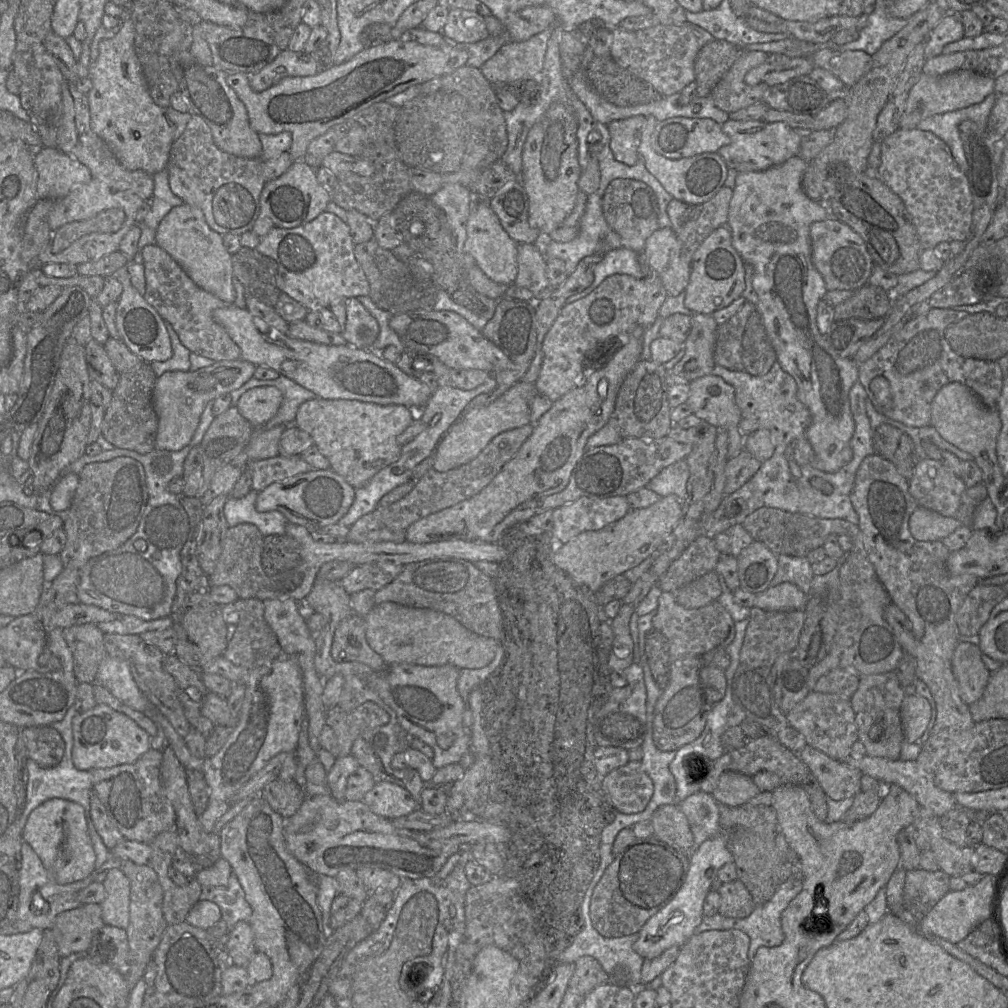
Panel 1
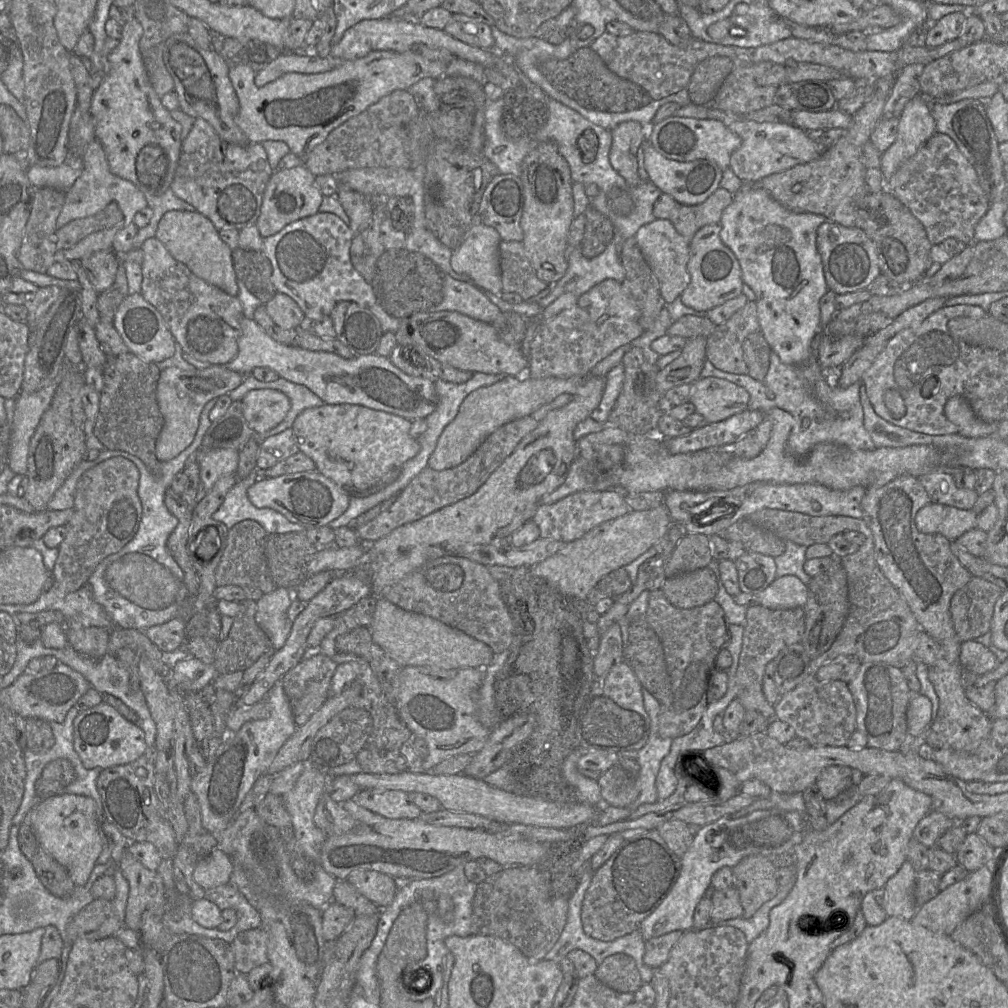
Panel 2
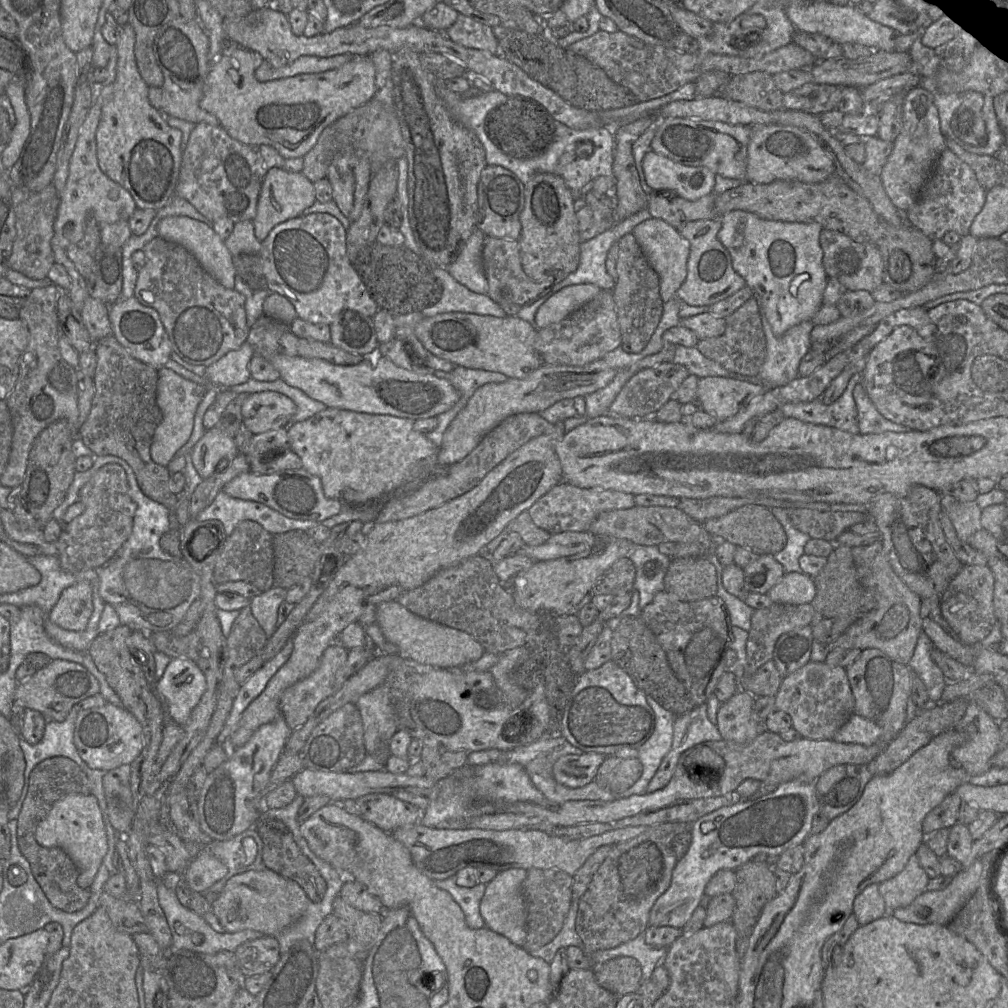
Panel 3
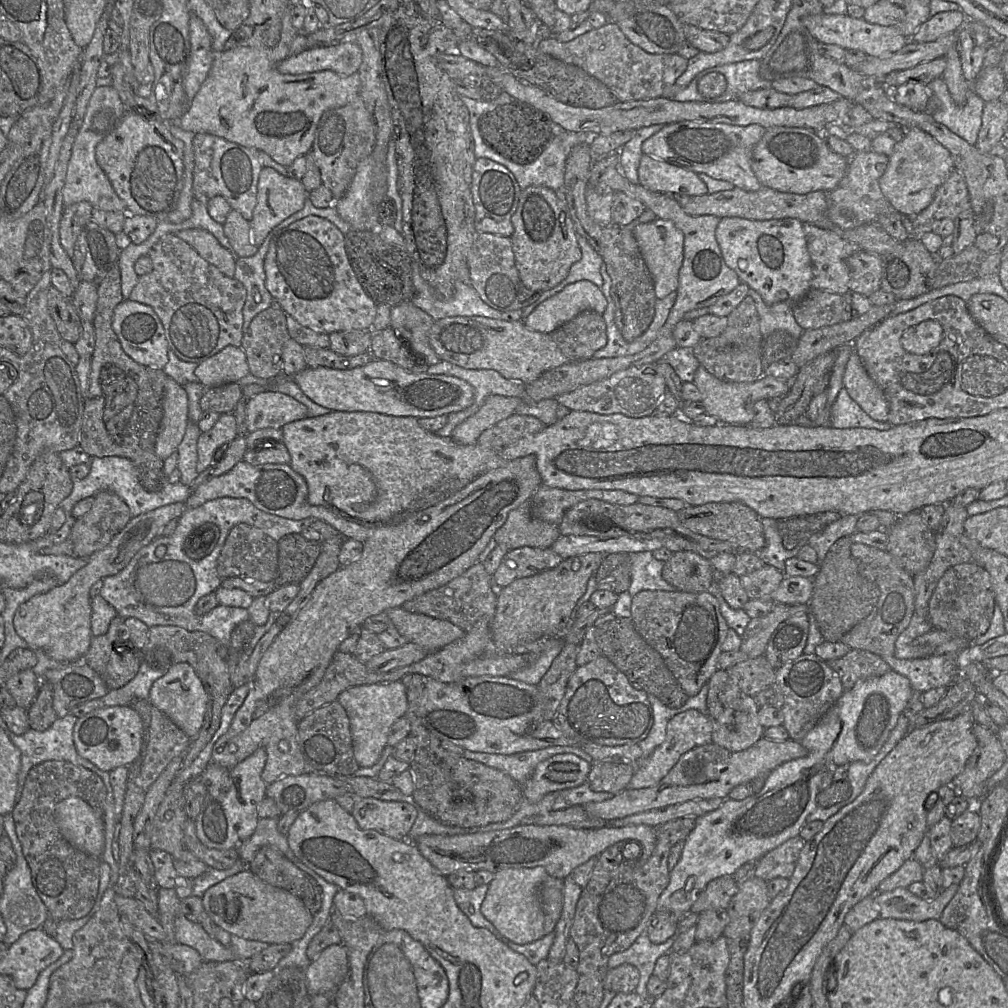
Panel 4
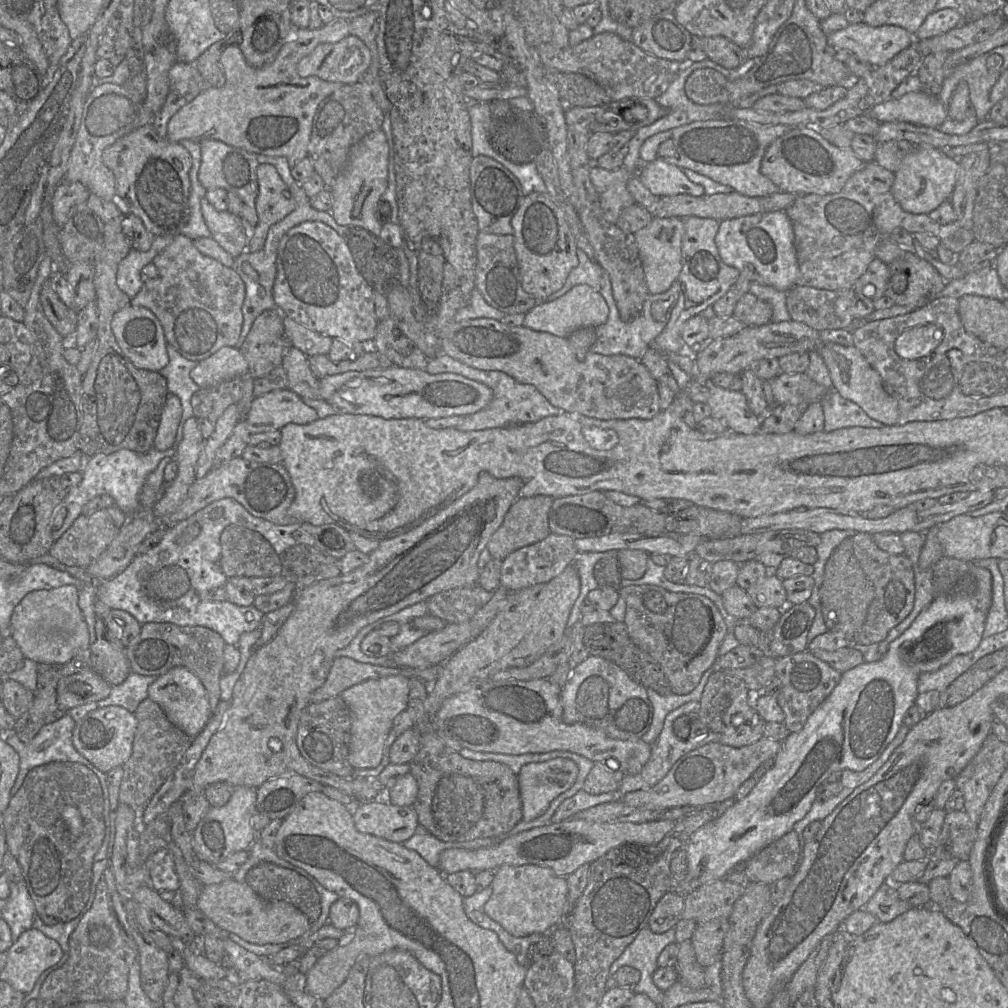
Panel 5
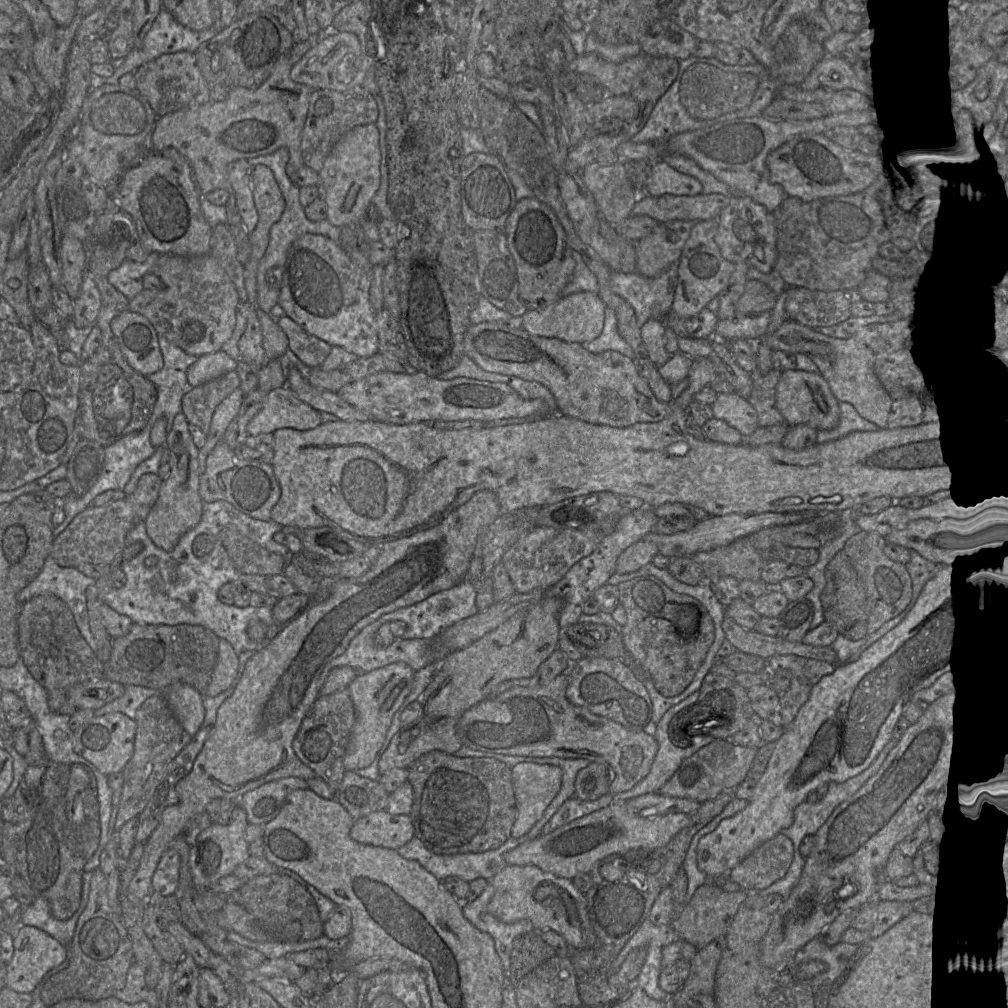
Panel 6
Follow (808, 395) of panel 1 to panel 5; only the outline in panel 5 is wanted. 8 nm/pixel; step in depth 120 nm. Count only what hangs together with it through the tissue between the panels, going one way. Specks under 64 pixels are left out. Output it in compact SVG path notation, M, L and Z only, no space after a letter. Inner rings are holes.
M784 211L755 214L720 221L719 230L715 237L715 244L721 260L726 265L736 268L750 282L771 286L783 292L788 292L796 286L799 267L794 247L794 232L792 224Z

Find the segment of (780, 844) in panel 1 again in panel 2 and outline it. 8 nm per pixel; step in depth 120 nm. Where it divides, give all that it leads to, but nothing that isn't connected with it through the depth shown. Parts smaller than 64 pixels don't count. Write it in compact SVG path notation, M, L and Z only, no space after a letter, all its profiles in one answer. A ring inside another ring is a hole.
M755 854L743 858L732 868L734 887L738 890L743 918L755 912L778 892L776 868L769 857Z

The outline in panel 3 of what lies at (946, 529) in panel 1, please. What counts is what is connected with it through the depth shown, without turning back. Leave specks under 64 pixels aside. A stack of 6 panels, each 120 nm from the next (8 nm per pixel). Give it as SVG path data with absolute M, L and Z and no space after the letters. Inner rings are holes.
M951 494L942 496L942 510L951 520L958 538L967 542L982 529L982 510L975 502L958 502Z

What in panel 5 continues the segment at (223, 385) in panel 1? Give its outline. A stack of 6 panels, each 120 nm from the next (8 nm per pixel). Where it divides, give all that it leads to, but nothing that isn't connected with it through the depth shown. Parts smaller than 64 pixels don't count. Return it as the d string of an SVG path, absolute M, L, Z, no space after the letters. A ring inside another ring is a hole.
M168 392L157 434L154 439L155 449L165 451L172 448L181 416L182 406L180 399L176 395Z

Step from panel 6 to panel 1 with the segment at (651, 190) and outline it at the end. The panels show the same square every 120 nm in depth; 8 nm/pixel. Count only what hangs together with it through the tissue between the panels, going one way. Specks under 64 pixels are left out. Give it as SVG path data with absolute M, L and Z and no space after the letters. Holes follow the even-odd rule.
M653 116L646 117L637 147L637 160L641 167L654 179L658 187L671 201L701 204L709 200L723 187L727 175L727 165L716 152L702 153L677 160L658 155L651 147L651 134L657 122Z

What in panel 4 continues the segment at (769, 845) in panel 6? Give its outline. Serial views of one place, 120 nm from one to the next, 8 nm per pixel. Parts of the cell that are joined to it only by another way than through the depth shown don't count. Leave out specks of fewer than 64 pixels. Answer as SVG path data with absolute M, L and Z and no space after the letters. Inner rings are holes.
M799 835L772 849L756 862L754 876L770 881L777 877L789 879L796 867L805 840Z

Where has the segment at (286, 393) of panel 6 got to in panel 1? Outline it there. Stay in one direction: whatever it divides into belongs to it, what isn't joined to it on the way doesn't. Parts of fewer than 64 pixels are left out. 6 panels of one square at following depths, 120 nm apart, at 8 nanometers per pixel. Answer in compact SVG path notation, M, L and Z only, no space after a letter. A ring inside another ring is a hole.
M263 386L243 393L236 407L244 419L254 428L259 428L276 415L282 401L283 395L280 390L272 386Z

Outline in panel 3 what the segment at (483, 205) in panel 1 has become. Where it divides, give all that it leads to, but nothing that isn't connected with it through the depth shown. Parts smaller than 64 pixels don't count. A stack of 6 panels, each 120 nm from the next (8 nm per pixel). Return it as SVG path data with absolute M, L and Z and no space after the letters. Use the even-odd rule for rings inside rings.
M476 228L466 241L458 257L447 271L469 290L487 295L488 282L483 269L482 249L485 234Z

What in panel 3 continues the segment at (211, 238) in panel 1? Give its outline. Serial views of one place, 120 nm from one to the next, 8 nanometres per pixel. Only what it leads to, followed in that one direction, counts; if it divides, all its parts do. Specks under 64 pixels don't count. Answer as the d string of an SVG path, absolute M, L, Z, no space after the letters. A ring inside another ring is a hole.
M168 216L160 220L157 225L157 232L159 237L186 248L202 268L222 286L235 289L236 270L232 261L233 255L224 244L224 241L214 231L212 225L187 216Z

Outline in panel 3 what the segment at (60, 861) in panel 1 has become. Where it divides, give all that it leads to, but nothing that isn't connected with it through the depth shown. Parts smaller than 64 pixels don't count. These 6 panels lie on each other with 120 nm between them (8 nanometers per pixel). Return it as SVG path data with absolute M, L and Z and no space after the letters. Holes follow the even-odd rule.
M69 794L54 803L35 831L36 842L43 847L64 850L79 870L78 885L89 889L107 853L107 838L97 798L92 794Z

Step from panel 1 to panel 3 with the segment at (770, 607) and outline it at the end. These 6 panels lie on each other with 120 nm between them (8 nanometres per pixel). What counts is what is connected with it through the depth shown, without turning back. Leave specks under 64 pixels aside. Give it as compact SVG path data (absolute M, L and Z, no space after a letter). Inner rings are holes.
M797 572L785 574L767 592L767 596L774 604L810 604L815 597L813 578Z

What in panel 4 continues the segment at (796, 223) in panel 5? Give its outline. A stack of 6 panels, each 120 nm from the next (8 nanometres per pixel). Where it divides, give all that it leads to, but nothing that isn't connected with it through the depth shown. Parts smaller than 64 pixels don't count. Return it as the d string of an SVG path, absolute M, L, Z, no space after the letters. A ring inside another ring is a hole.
M874 151L858 152L851 157L847 172L836 189L827 193L828 215L843 230L875 222L881 214L896 211L881 192L879 180L889 157ZM803 224L803 228L813 270L811 289L845 295L851 282L847 259L861 248L814 225Z

